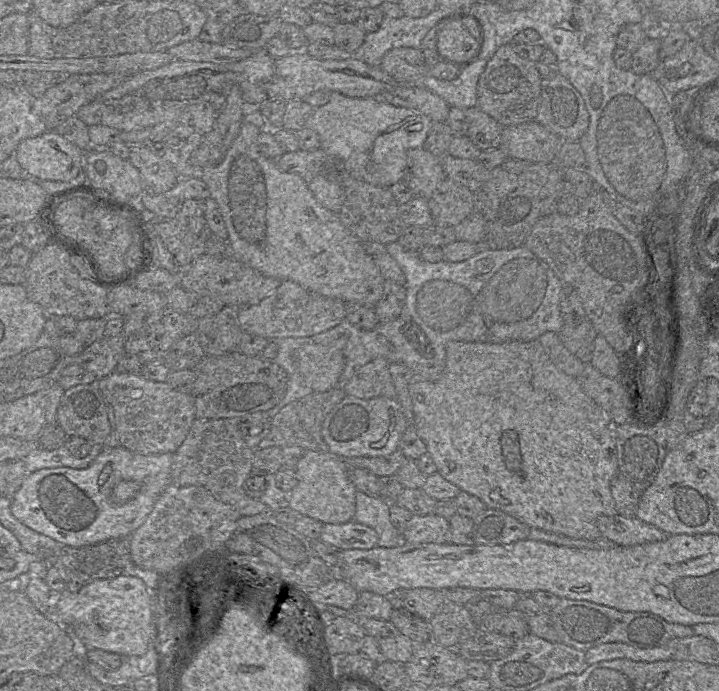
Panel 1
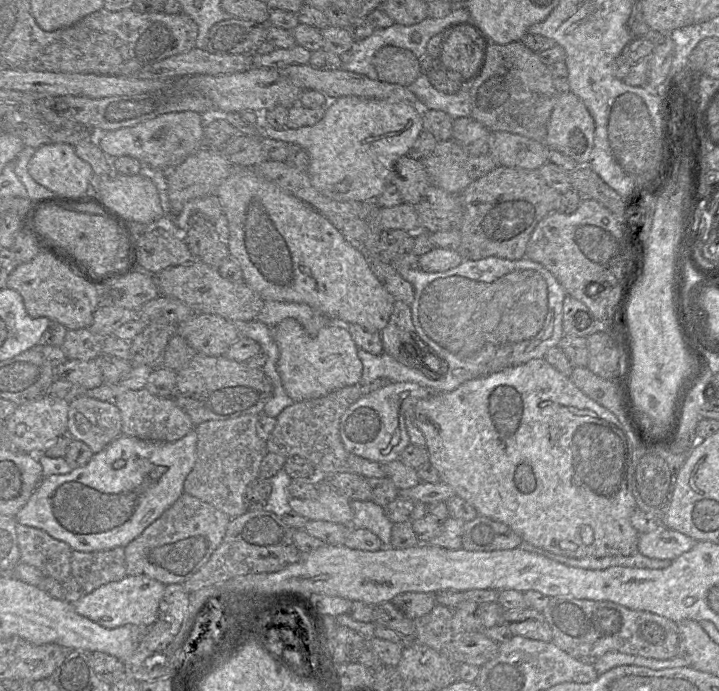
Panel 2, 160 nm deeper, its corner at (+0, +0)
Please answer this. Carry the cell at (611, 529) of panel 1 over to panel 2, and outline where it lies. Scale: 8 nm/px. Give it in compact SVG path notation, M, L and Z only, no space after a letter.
M665 526L639 534L638 551L650 558L673 560L695 545L693 538Z

